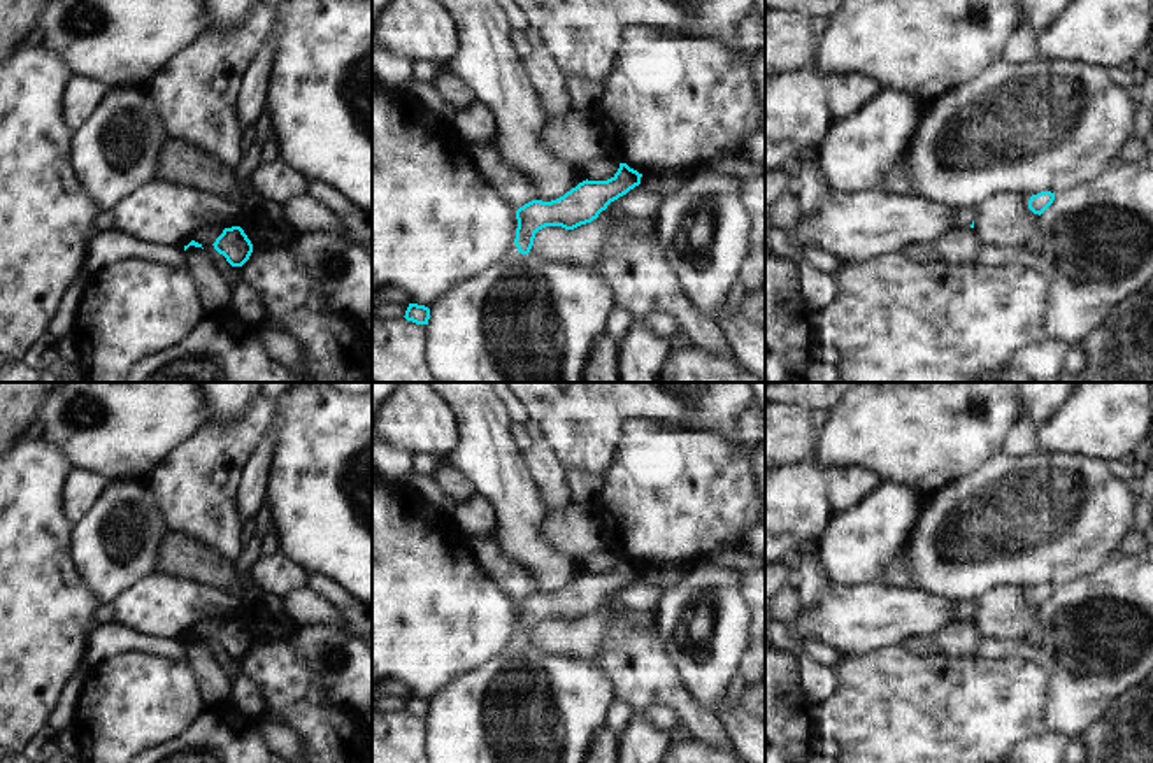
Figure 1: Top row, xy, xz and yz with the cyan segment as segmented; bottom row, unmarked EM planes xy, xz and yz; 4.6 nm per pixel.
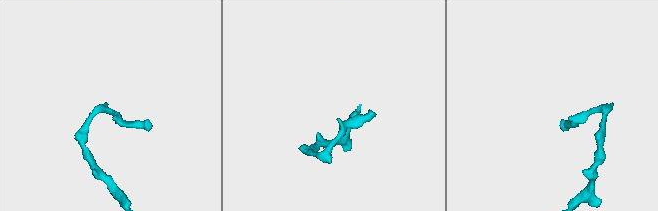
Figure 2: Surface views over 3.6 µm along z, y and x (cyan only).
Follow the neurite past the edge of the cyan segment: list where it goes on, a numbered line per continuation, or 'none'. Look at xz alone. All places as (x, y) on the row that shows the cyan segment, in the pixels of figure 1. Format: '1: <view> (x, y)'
none

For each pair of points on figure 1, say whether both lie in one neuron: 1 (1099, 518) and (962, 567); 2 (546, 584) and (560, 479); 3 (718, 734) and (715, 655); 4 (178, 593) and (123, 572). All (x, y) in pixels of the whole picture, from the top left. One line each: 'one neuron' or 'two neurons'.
1: one neuron
2: two neurons
3: two neurons
4: two neurons

